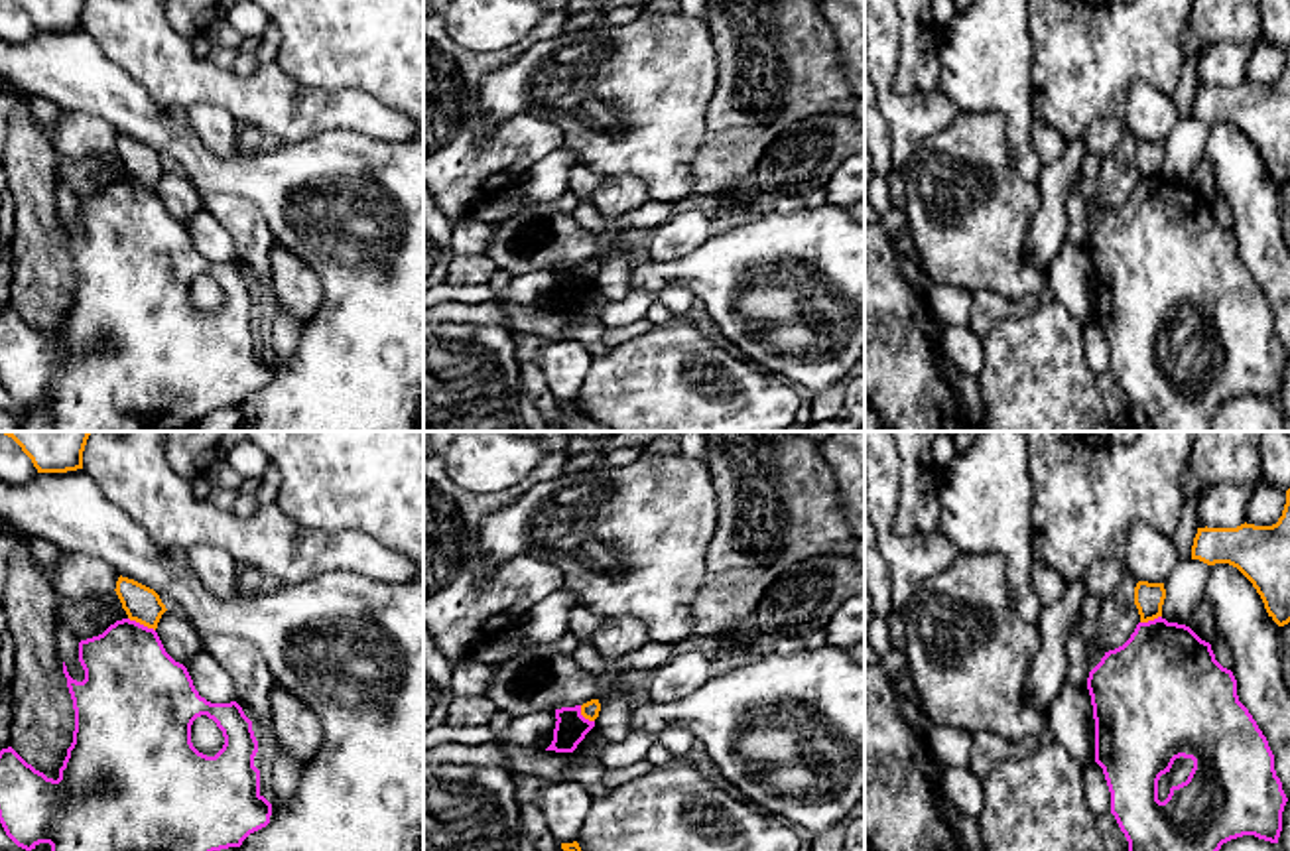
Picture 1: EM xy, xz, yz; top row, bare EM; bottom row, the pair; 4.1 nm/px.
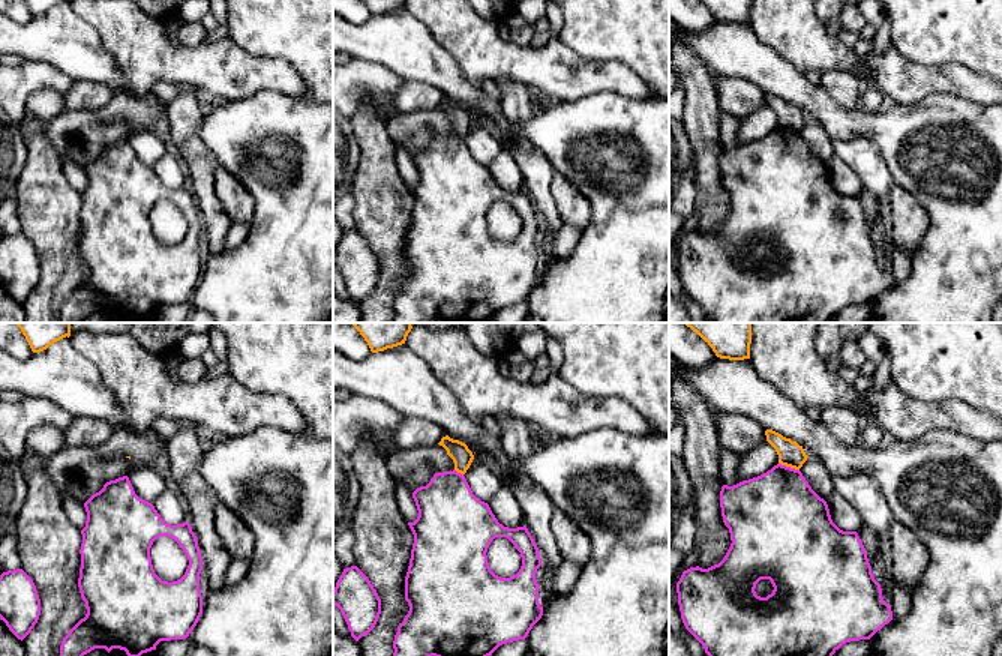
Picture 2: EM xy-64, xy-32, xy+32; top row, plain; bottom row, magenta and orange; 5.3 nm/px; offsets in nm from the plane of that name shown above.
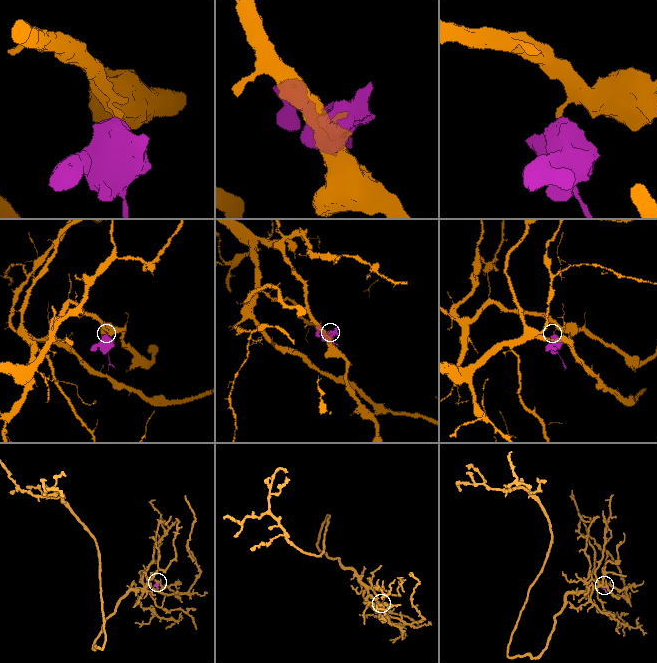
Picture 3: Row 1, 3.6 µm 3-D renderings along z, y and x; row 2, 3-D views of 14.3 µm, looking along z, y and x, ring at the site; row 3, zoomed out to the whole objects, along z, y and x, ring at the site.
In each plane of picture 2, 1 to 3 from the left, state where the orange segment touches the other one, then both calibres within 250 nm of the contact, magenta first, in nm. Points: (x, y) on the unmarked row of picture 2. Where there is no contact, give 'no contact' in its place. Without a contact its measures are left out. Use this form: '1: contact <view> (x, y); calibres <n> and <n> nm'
1: no contact
2: contact xy-32 (459, 137); calibres 360 and 110 nm
3: contact xy+32 (789, 131); calibres 440 and 140 nm

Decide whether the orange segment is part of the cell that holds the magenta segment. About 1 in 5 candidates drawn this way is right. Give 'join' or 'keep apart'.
keep apart

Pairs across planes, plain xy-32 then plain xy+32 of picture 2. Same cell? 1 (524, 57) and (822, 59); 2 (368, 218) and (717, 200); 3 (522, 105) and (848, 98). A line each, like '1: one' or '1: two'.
1: one
2: one
3: one

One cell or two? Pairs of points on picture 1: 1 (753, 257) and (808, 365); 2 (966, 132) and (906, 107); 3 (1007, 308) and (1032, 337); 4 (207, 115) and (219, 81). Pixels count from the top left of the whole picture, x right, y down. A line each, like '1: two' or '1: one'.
1: one
2: two
3: two
4: two

